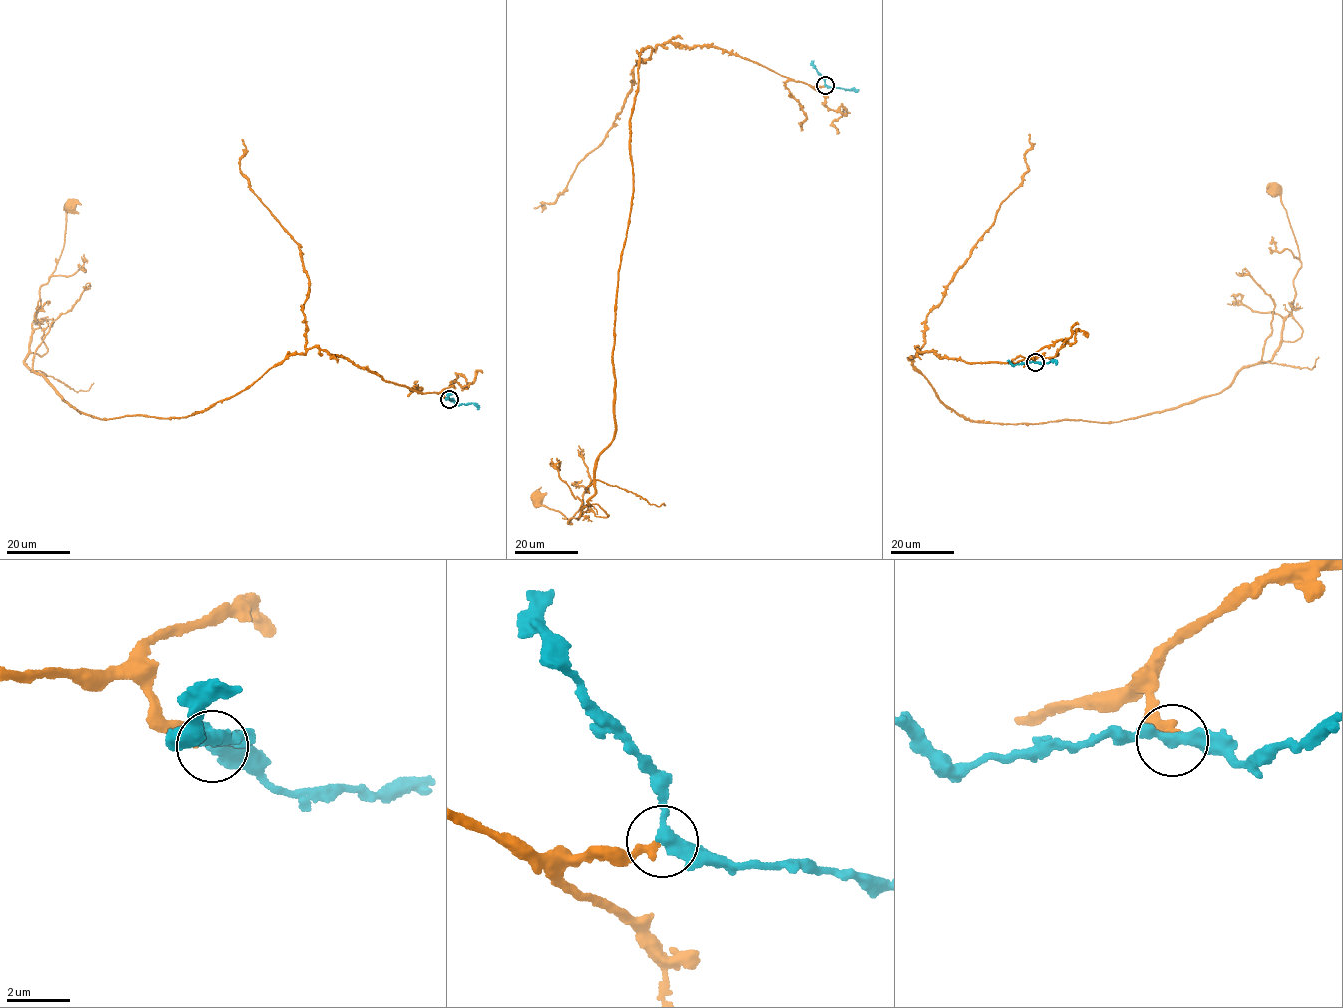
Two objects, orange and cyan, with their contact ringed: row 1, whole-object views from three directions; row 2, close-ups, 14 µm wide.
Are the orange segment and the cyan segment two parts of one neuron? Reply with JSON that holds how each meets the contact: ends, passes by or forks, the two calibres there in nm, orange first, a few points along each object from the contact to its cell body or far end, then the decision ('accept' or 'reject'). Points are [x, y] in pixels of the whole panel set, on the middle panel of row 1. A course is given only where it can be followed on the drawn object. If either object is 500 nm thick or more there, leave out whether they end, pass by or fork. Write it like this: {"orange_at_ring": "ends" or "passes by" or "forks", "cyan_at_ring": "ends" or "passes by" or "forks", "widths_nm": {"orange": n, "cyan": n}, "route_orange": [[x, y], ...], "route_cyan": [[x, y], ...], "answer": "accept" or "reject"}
{"orange_at_ring": "ends", "cyan_at_ring": "passes by", "widths_nm": {"orange": 280, "cyan": 340}, "route_orange": [[824, 85], [714, 47], [668, 42], [641, 52], [616, 298], [615, 429], [580, 517], [568, 523], [538, 497]], "route_cyan": [[825, 85], [859, 90]], "answer": "accept"}

